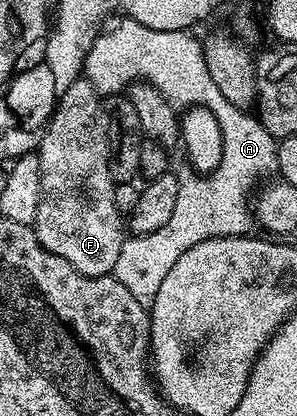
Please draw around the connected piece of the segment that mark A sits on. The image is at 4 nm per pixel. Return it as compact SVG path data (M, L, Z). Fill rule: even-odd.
M122 18L111 32L103 31L94 39L84 61L84 78L92 82L103 97L109 98L119 91L118 80L145 82L160 90L176 110L191 106L212 110L216 122L220 122L220 134L224 134L224 154L220 154L220 166L216 166L214 172L199 174L186 166L183 172L177 173L180 194L172 209L172 218L168 218L160 230L152 230L152 234L123 239L112 274L124 282L136 302L147 306L153 304L164 274L170 273L176 261L192 250L192 246L200 246L200 242L212 238L245 236L251 231L252 193L259 181L278 168L279 141L260 123L257 115L232 106L232 102L220 94L220 86L216 86L212 74L208 74L202 40L194 34L185 28L152 30L138 20Z

